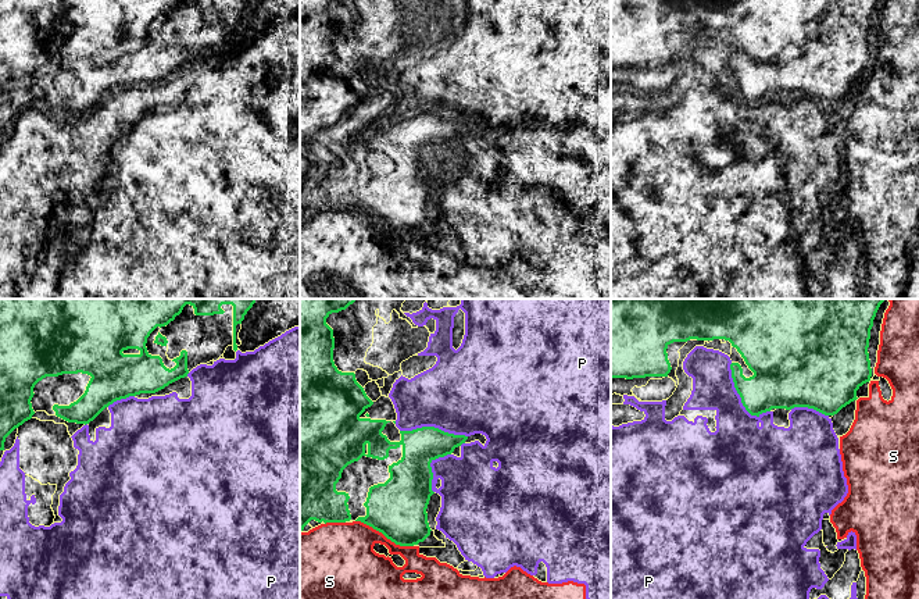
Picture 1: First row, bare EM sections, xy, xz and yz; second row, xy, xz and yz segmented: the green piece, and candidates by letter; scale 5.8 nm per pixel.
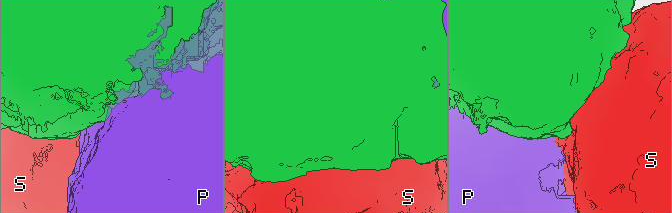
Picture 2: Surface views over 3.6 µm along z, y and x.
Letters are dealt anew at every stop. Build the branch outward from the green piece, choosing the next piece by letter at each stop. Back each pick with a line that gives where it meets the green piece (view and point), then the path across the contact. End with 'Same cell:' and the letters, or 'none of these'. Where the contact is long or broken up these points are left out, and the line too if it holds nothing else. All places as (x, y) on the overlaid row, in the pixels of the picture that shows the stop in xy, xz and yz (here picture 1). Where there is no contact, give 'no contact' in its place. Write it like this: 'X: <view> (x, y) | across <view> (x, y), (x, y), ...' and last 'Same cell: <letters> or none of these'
Same cell: none of these

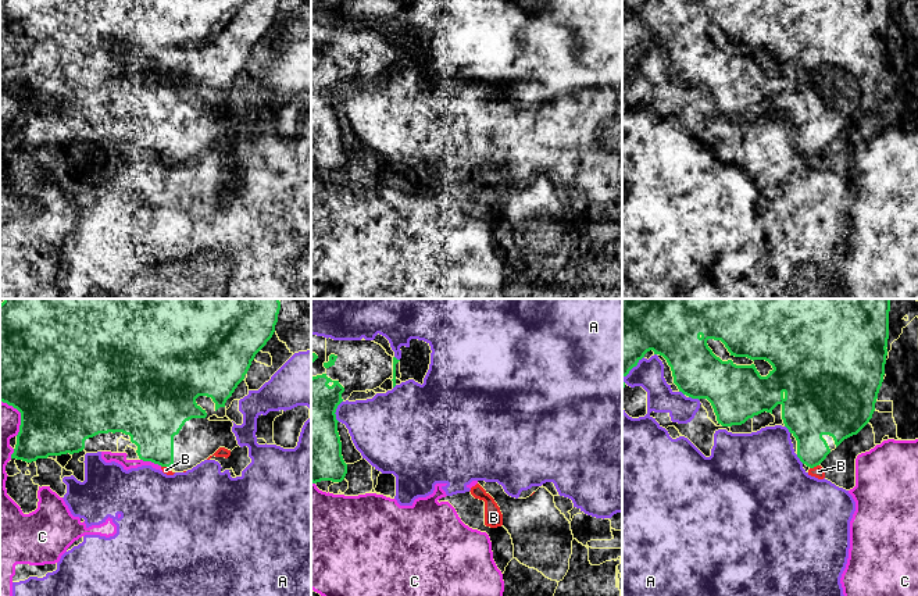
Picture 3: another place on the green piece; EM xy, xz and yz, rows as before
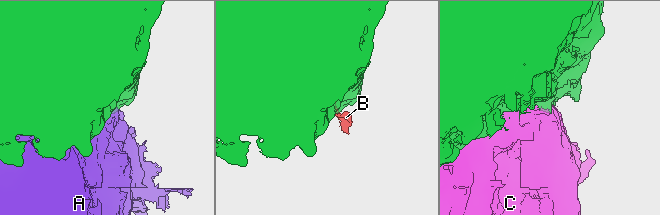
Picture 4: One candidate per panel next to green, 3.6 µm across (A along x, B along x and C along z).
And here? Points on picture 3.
B: yz (814, 466)
Same cell: B

